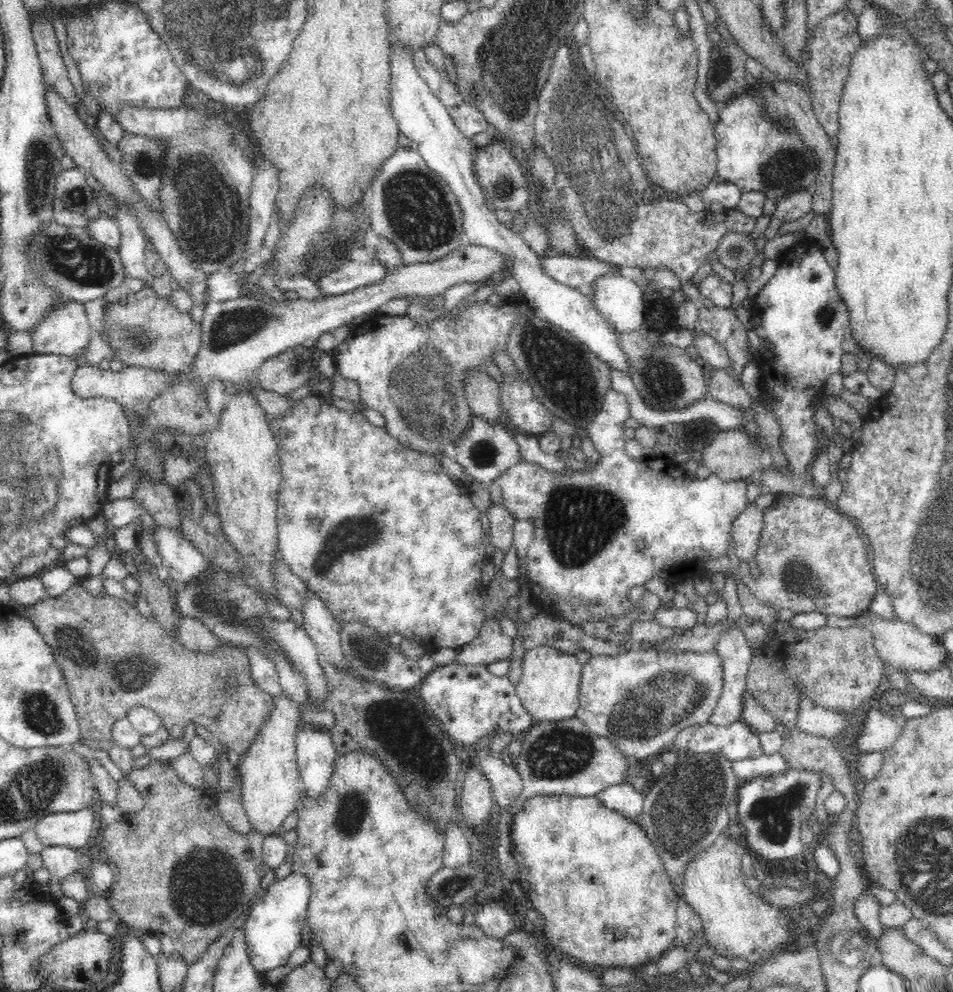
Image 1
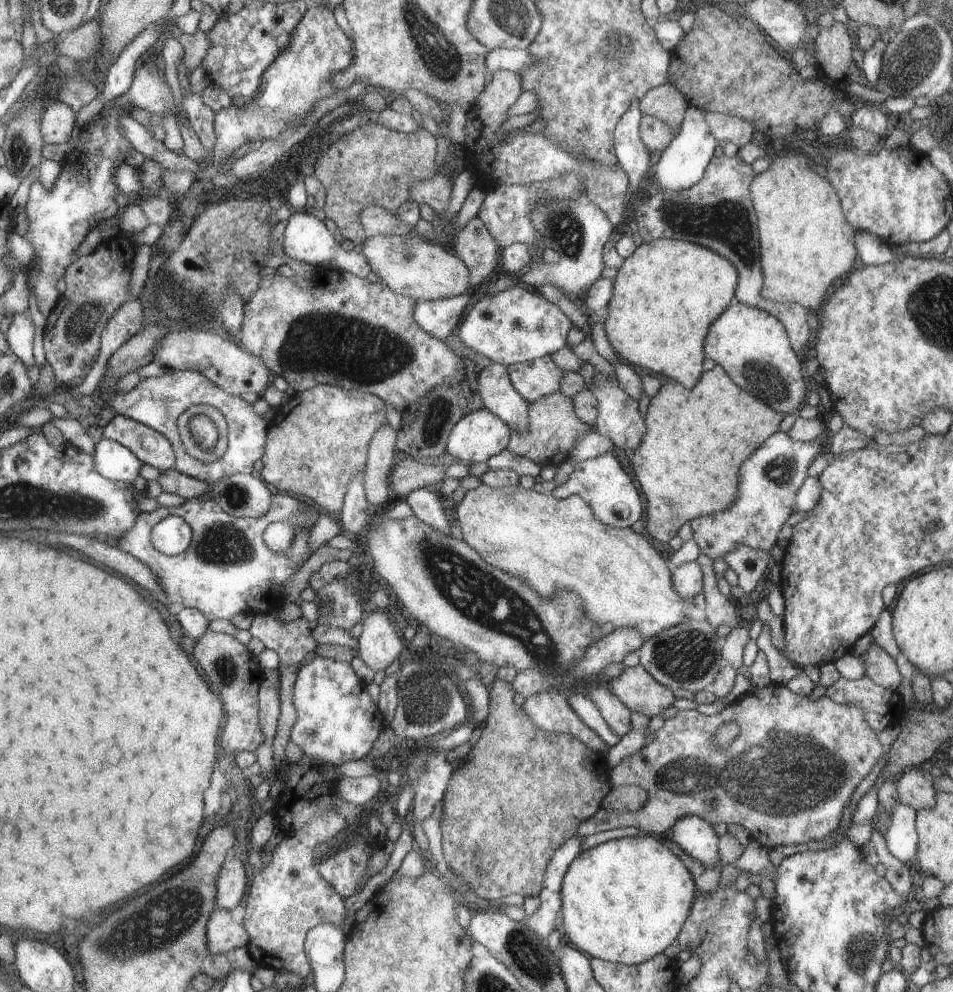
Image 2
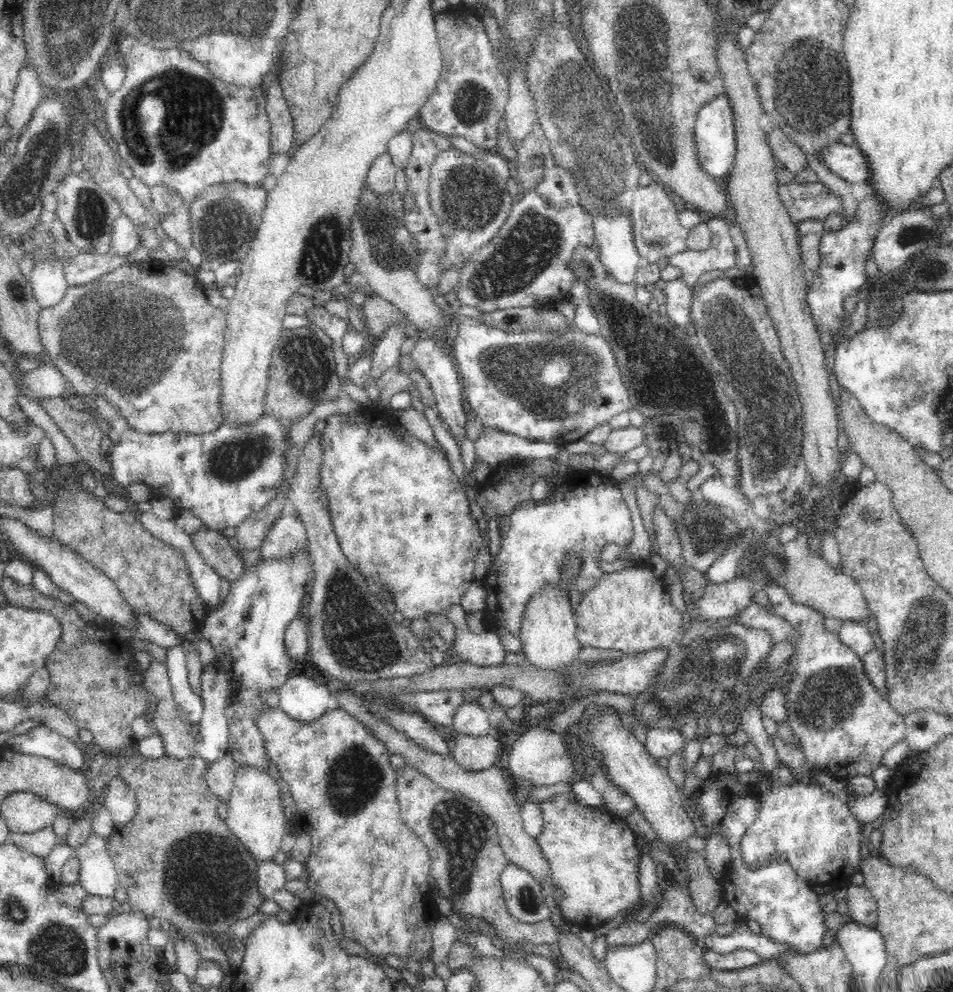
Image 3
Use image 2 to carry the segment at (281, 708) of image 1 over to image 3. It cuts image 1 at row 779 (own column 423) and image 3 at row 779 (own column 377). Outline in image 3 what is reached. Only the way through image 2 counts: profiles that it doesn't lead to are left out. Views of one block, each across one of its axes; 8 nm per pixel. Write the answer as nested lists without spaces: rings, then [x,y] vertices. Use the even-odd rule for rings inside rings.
[[[247,764],[238,767],[234,786],[227,800],[228,811],[225,821],[229,831],[251,852],[257,864],[273,860],[280,850],[286,826],[291,825],[284,815],[280,795],[280,786],[270,774]]]

